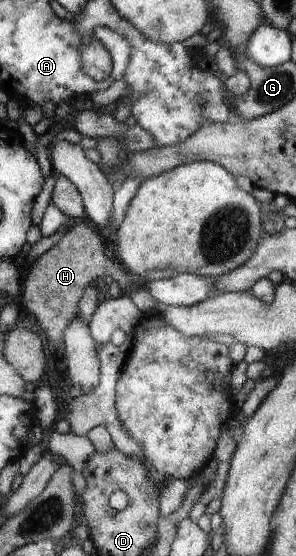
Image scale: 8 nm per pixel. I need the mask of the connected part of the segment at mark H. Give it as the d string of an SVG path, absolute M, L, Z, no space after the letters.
M82 219L66 231L60 242L40 255L24 274L24 290L20 305L36 317L49 338L48 343L51 343L55 350L56 358L62 359L64 332L78 314L85 289L89 285L94 285L98 278L115 280L122 294L129 296L141 288L147 288L145 284L149 282L134 276L118 260L109 258L103 236L97 228L83 224Z

